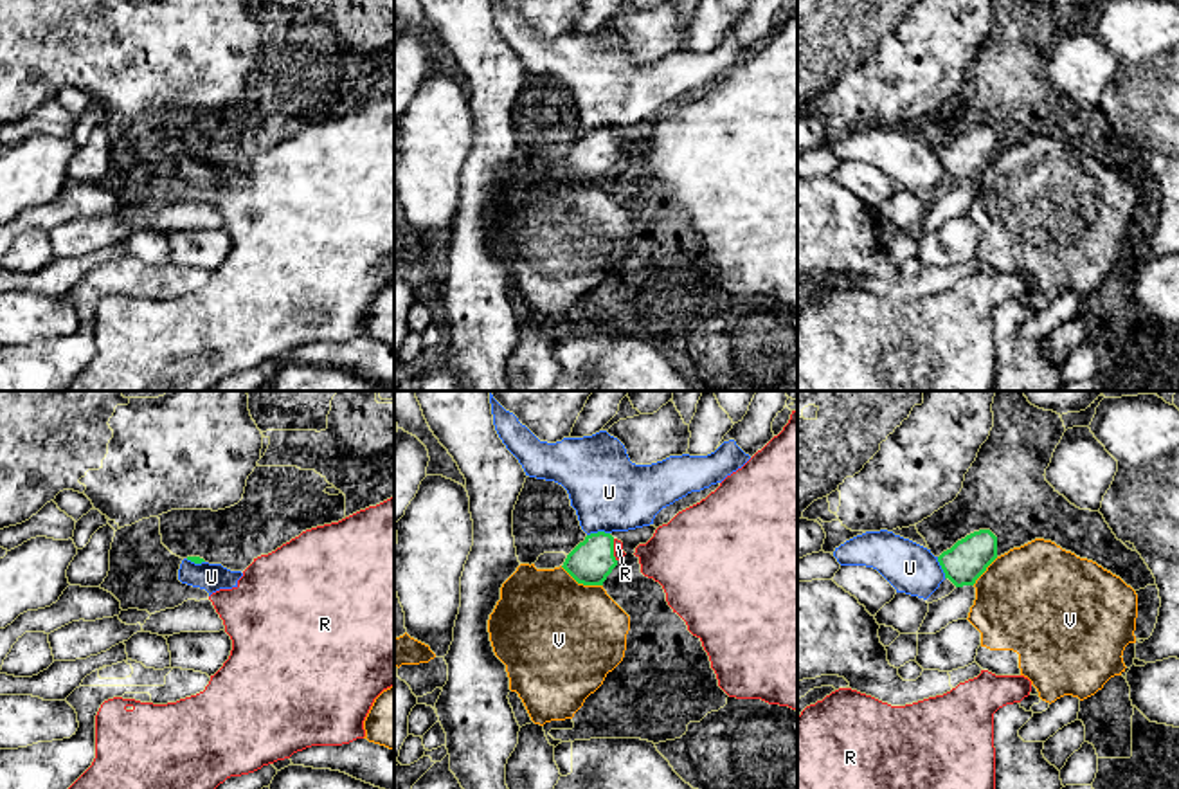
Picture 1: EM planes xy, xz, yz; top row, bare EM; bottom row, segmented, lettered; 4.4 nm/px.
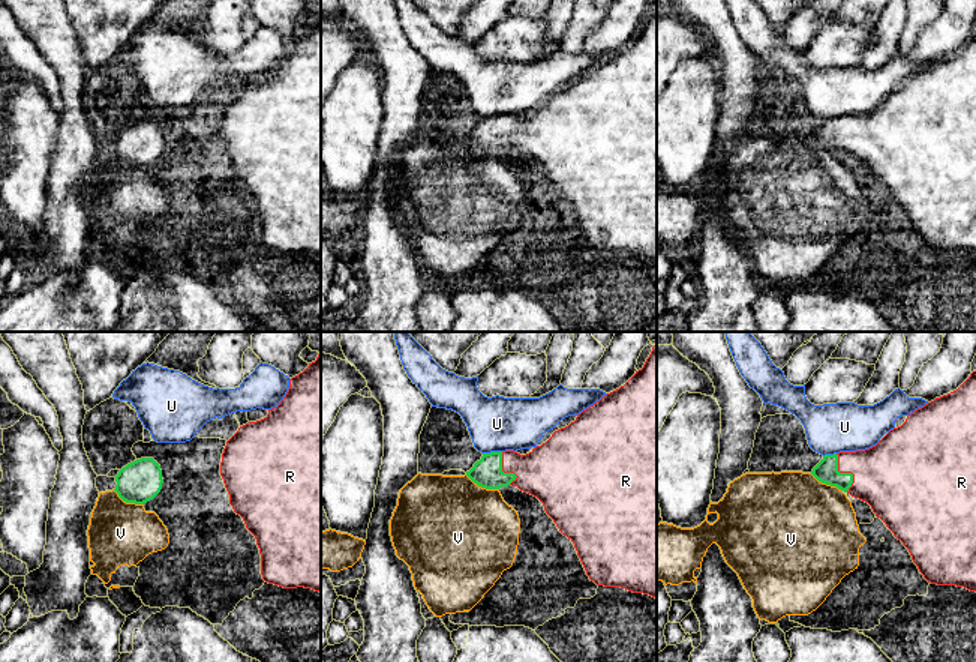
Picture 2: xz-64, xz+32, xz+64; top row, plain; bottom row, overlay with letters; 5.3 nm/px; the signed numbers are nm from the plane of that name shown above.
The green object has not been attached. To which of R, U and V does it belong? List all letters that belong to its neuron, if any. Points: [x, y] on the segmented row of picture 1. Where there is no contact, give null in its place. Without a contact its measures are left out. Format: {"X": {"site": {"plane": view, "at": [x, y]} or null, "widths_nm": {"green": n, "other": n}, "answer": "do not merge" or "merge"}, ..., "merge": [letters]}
{"R": {"site": {"plane": "xz", "at": [612, 550]}, "widths_nm": {"green": 190, "other": 50}, "answer": "merge"}, "U": {"site": {"plane": "xz", "at": [598, 532]}, "widths_nm": {"green": 190, "other": 340}, "answer": "do not merge"}, "V": {"site": {"plane": "xz", "at": [582, 582]}, "widths_nm": {"green": 190, "other": 480}, "answer": "do not merge"}, "merge": ["R"]}

